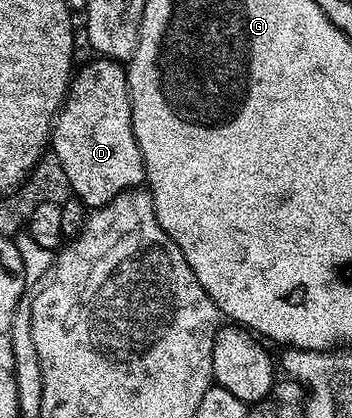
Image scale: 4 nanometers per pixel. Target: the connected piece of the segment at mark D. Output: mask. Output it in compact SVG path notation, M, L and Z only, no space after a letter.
M92 58L75 69L68 86L68 95L54 117L54 150L59 150L63 168L68 168L76 192L84 196L84 207L95 210L106 206L118 194L139 189L145 183L144 159L132 129L132 99L128 93L128 73L119 60Z

